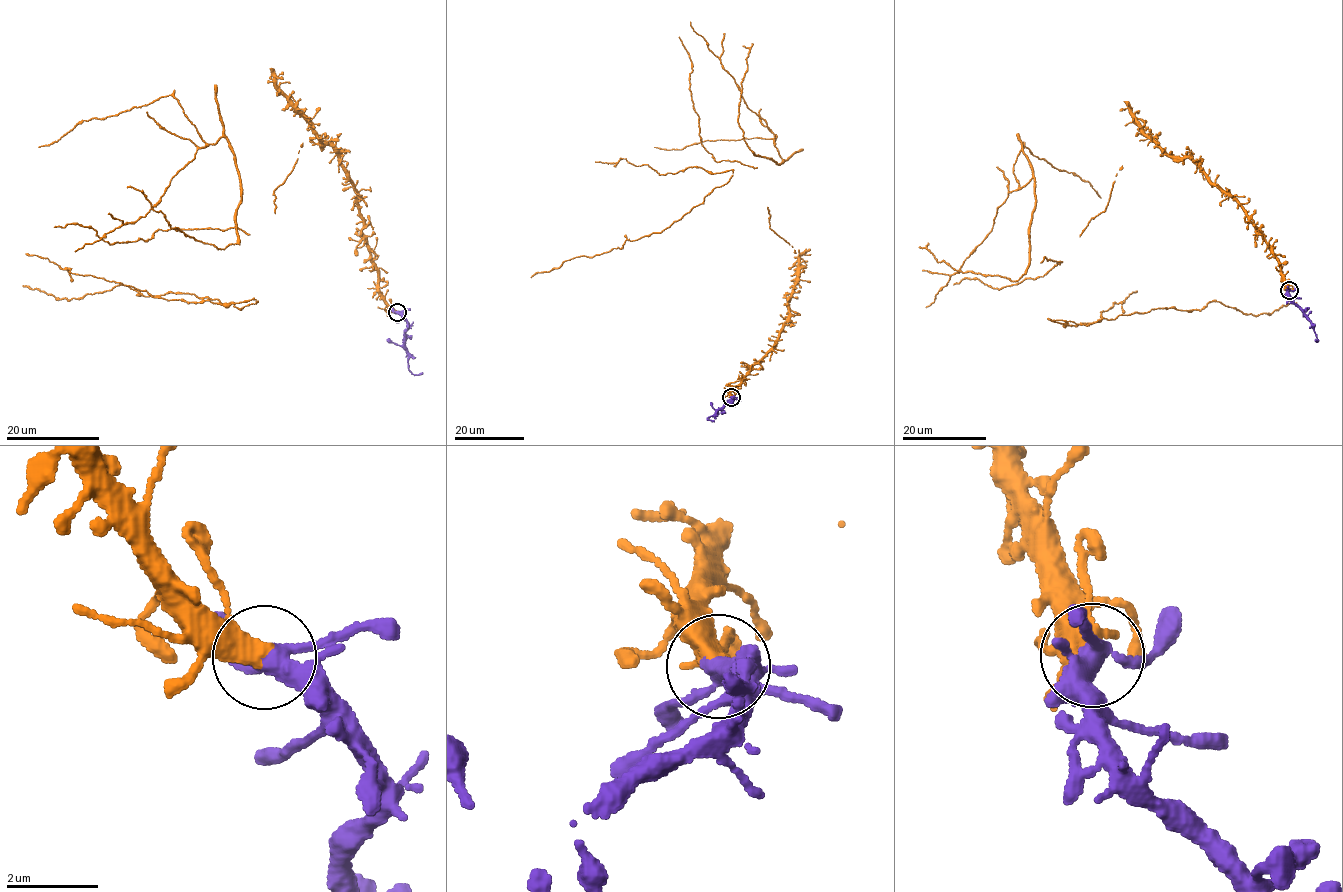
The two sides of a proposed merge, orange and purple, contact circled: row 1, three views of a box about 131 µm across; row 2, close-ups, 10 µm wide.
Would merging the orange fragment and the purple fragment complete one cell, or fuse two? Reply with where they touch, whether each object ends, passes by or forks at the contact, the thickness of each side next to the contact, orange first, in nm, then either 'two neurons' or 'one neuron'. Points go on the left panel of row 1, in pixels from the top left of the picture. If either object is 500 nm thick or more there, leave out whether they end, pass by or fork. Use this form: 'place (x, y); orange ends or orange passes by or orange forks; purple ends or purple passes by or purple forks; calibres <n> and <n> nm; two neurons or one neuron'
place (397, 312); orange forks; purple forks; calibres 280 and 320 nm; one neuron

